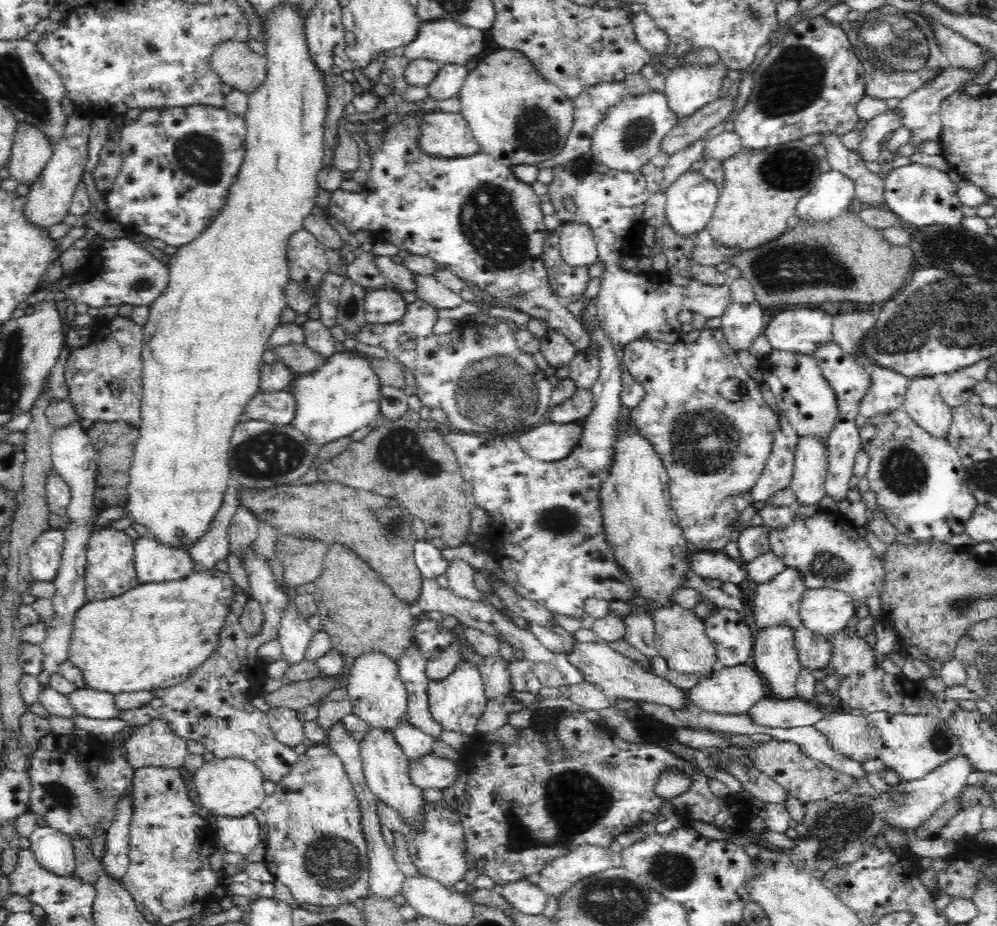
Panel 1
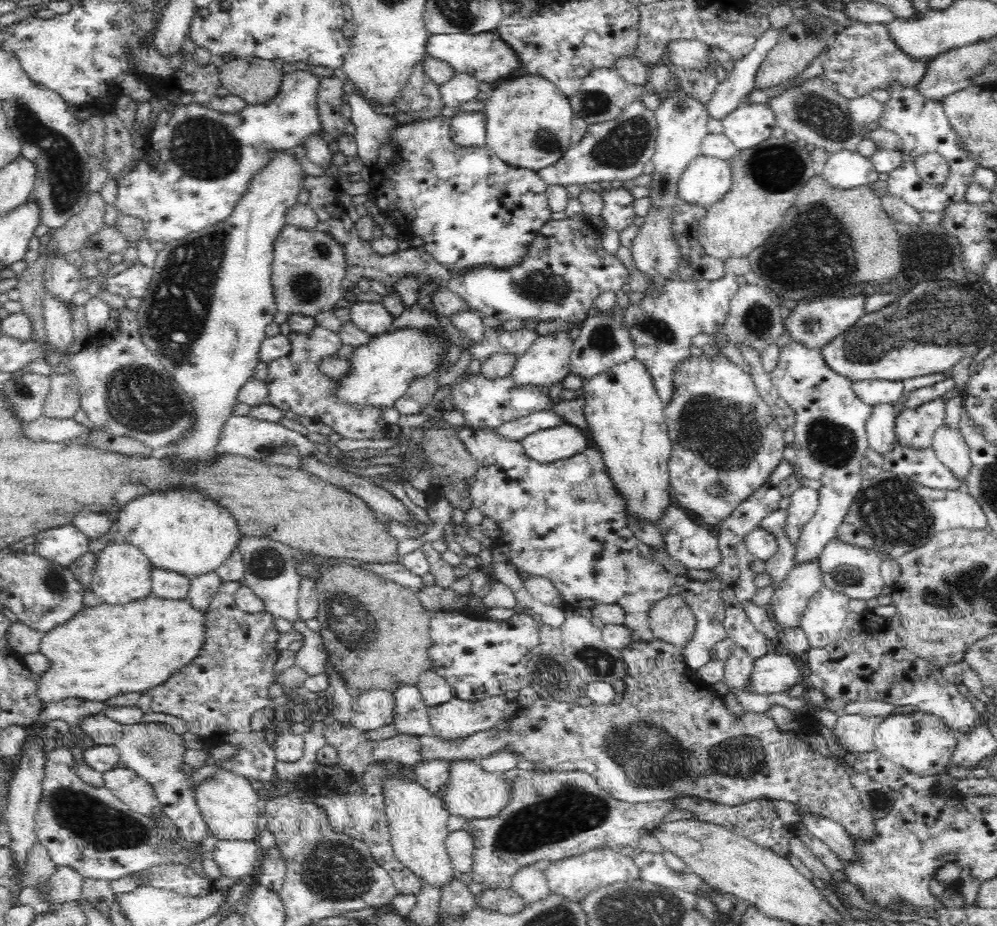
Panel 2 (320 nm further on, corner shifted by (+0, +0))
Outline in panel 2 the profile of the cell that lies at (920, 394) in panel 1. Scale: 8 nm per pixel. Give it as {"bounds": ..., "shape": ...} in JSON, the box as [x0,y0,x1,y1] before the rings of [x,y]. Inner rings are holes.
{"bounds":[932,425,972,481],"shape":[[[942,425],[935,431],[932,447],[939,461],[947,466],[958,480],[964,481],[972,468],[968,443],[960,430],[951,426]]]}

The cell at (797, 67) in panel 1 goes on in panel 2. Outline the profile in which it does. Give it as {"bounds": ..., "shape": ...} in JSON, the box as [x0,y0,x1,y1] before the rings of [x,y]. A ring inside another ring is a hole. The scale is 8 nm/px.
{"bounds":[722,104,777,151],"shape":[[[745,104],[727,114],[722,120],[723,134],[741,151],[752,146],[758,146],[771,138],[771,132],[777,126],[774,111],[763,104]]]}

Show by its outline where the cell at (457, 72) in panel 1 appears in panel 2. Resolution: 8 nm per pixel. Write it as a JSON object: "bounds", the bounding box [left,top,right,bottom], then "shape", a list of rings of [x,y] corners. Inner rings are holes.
{"bounds":[439,73,480,109],"shape":[[[455,73],[448,82],[439,86],[443,104],[454,109],[478,97],[480,82],[465,73]]]}

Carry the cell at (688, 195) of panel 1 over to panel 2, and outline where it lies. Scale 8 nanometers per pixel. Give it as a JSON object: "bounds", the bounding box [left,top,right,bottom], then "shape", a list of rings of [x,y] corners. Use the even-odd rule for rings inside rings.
{"bounds":[677,155,731,210],"shape":[[[700,155],[688,164],[677,189],[682,203],[708,210],[724,198],[731,184],[729,161]]]}

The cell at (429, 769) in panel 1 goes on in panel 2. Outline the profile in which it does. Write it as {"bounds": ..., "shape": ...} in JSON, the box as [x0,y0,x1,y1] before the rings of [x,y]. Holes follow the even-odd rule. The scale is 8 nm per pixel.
{"bounds":[442,759,512,819],"shape":[[[468,759],[452,761],[450,780],[442,788],[442,800],[445,809],[452,816],[473,819],[493,818],[502,808],[508,806],[512,798],[512,785],[502,774],[487,772],[479,761]]]}

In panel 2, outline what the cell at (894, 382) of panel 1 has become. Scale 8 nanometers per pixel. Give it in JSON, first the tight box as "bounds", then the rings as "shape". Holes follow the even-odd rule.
{"bounds":[866,404,896,455],"shape":[[[892,404],[872,406],[872,414],[866,420],[867,441],[872,450],[884,455],[892,450],[895,437],[896,414]]]}

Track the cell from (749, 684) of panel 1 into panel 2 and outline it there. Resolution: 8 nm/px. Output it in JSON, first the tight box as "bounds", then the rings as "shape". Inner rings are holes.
{"bounds":[748,648,804,695],"shape":[[[778,648],[755,659],[748,692],[760,695],[786,692],[788,688],[804,682],[801,667],[796,660]]]}

